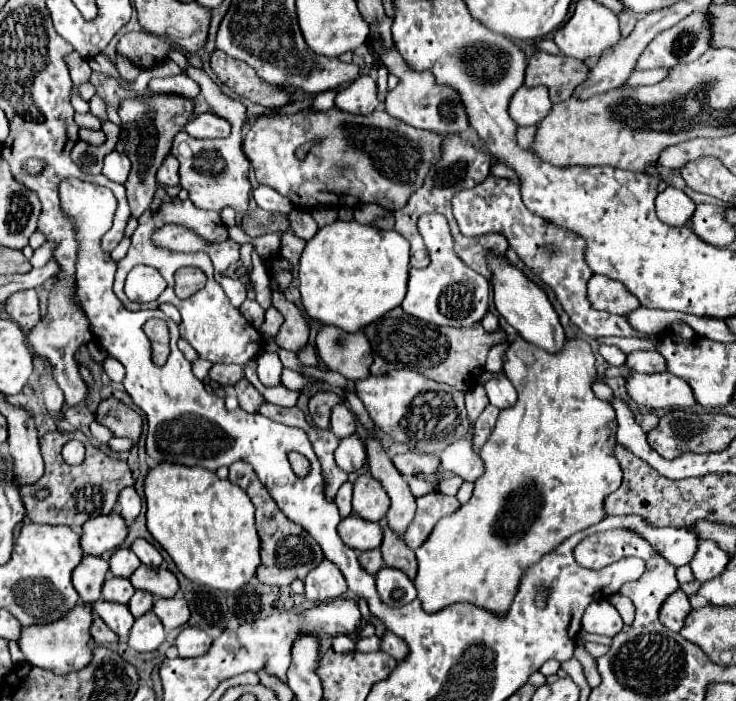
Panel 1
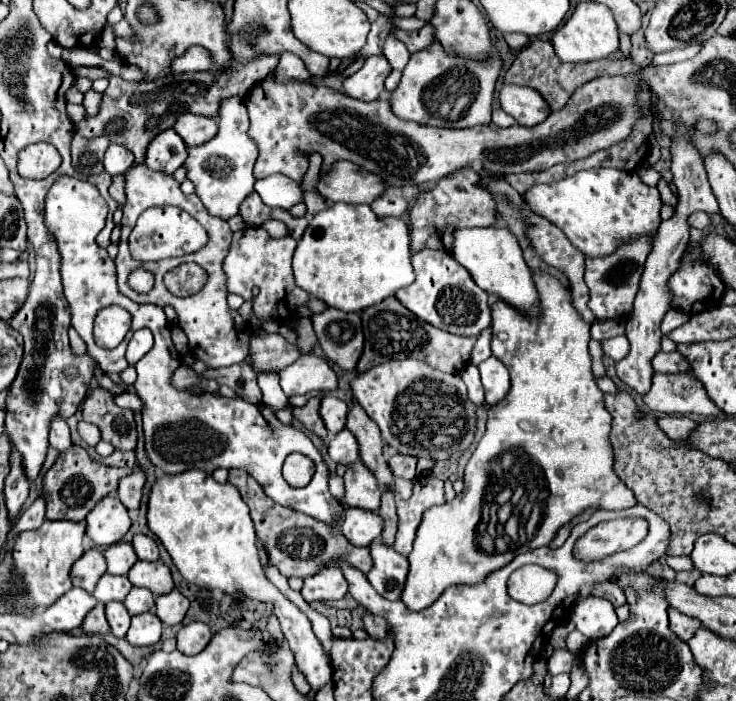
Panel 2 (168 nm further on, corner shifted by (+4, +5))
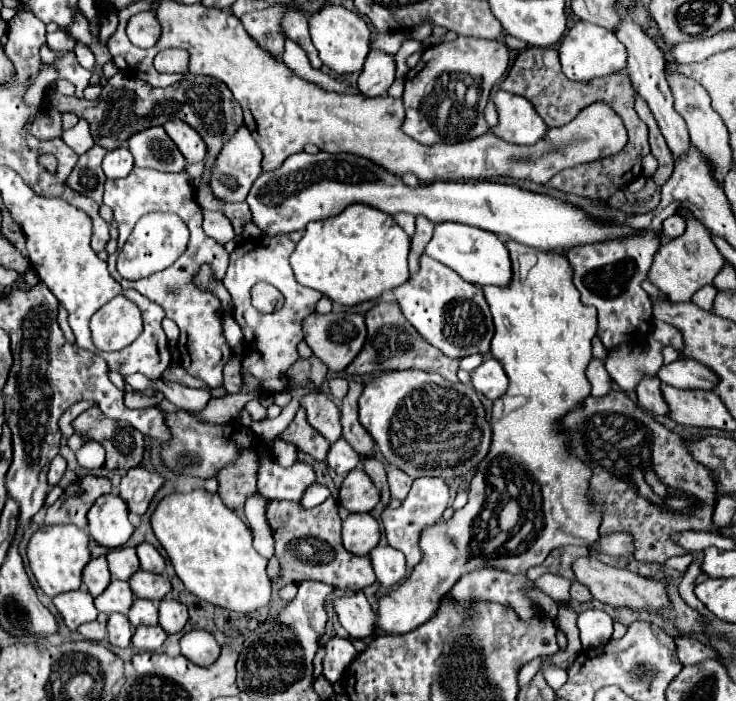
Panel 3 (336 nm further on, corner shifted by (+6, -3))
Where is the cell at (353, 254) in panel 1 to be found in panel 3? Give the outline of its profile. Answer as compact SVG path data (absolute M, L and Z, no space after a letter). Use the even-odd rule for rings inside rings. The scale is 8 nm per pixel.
M351 204L343 214L307 224L303 238L291 254L291 268L299 284L321 292L341 306L357 306L377 300L383 292L409 280L409 250L411 238L389 214L371 206Z

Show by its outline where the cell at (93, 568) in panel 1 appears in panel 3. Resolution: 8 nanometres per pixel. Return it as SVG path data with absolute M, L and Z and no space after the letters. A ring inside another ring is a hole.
M105 556L93 558L93 560L83 568L83 584L85 584L87 592L89 592L93 598L99 596L109 582L111 582L111 574L109 574Z

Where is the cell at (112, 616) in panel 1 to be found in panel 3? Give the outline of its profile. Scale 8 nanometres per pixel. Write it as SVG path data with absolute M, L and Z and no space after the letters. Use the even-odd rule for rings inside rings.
M111 614L109 622L107 622L109 644L113 644L117 648L127 648L127 646L131 646L131 636L133 636L133 628L131 628L127 616L125 614Z

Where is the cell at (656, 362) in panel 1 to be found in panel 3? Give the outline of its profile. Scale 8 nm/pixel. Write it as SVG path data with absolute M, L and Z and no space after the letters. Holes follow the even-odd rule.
M679 358L671 364L663 364L657 372L659 380L675 386L675 388L699 388L699 390L713 390L717 384L717 376L695 360Z

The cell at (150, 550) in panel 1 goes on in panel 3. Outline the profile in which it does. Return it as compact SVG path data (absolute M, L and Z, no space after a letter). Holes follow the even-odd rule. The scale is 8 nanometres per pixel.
M141 542L141 544L137 546L137 556L139 556L139 560L141 560L141 570L155 572L155 574L159 574L159 572L165 570L165 560L163 560L163 556L161 556L151 544L147 544L147 542Z

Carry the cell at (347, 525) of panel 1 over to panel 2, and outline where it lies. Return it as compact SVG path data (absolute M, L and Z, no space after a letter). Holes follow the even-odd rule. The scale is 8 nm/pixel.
M347 508L341 530L343 530L343 536L353 546L369 546L373 540L381 536L383 520L377 512L361 510L361 508Z

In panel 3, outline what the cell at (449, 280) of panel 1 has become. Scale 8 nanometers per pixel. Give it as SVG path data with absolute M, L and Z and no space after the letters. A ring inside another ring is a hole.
M423 254L419 258L419 272L411 276L409 282L395 288L393 294L401 306L403 316L431 346L439 348L443 354L451 358L465 358L477 352L483 356L489 354L493 322L483 290L465 282L449 266L443 266L441 262Z

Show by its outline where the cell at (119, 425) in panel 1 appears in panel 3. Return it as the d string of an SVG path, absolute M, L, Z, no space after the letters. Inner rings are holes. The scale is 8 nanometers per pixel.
M89 408L73 420L73 428L91 436L107 450L107 470L135 468L145 452L145 440L139 430L127 422L105 418L99 408Z

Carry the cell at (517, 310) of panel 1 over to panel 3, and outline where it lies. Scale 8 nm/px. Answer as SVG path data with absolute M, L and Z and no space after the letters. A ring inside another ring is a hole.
M453 222L435 224L433 238L427 244L425 252L431 258L435 258L441 264L455 270L467 282L477 284L477 286L503 286L505 288L513 280L511 278L513 276L511 258L509 258L509 250L507 250L505 240L493 232L487 232L487 230L479 230L479 228L471 228L471 226L457 226Z

